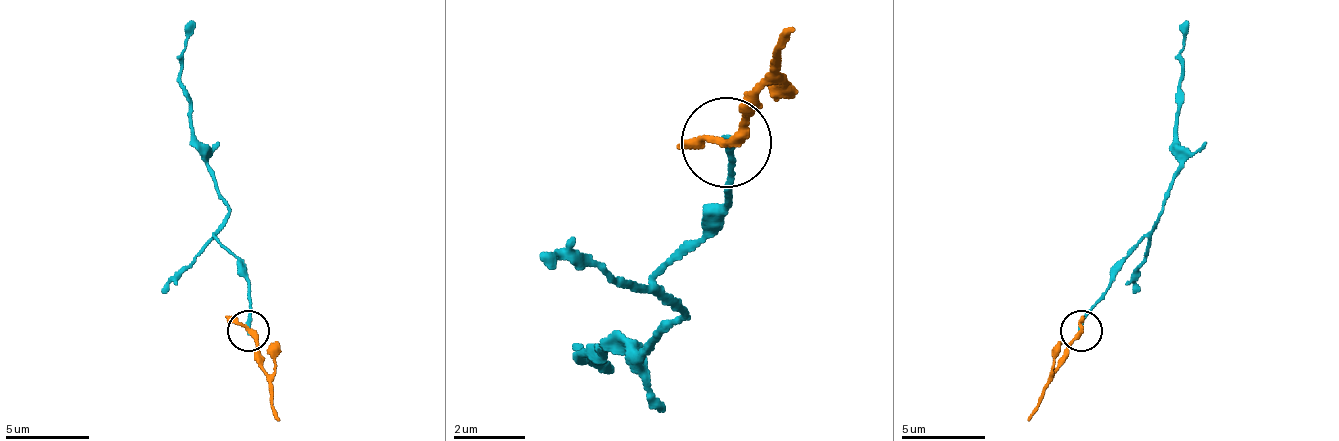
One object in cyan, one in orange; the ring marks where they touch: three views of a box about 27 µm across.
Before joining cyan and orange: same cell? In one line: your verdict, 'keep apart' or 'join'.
keep apart

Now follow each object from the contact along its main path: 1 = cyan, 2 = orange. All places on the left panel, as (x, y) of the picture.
1: (249, 331), (249, 277), (215, 235), (228, 214), (207, 164), (182, 80), (182, 51), (194, 22)
2: (249, 331), (278, 419)

